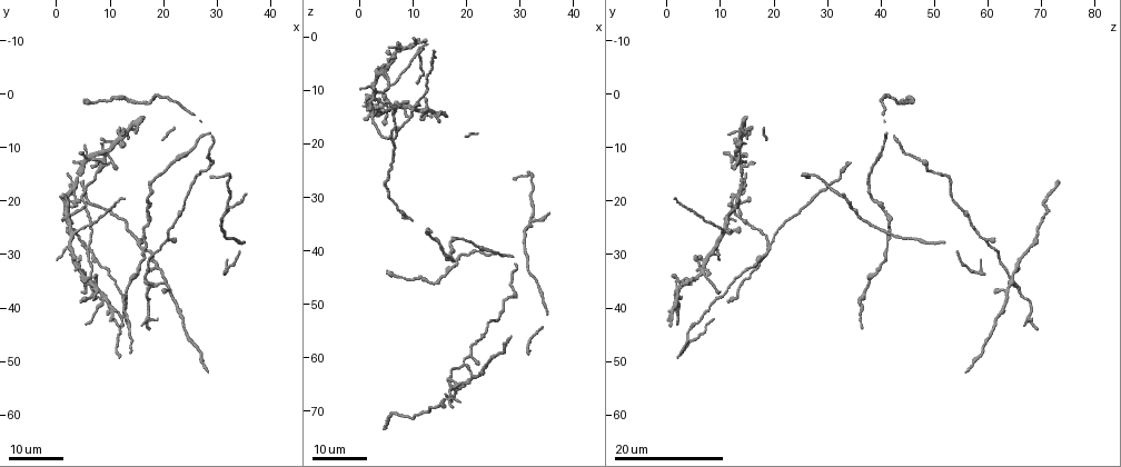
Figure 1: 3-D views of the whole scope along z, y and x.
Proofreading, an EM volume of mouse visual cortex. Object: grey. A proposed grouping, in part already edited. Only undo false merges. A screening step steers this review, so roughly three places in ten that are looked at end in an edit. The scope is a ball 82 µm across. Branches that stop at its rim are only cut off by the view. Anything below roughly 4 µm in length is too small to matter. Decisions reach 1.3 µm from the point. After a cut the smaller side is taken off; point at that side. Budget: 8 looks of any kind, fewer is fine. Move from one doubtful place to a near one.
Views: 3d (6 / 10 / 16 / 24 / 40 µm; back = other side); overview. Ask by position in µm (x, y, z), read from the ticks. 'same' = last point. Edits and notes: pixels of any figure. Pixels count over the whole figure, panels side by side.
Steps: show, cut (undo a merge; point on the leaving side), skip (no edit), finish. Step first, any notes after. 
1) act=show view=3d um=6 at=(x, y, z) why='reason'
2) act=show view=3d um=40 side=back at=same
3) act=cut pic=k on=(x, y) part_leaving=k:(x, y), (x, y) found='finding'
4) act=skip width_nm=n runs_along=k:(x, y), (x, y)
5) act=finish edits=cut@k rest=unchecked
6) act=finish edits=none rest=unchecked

act=show view=3d um=24 at=(5.0, 33.5, 7.0) why='branch point'

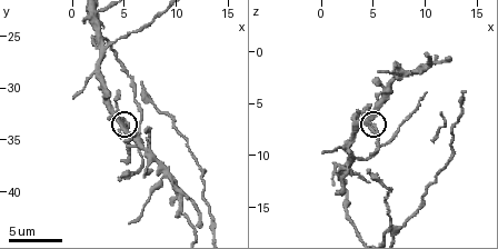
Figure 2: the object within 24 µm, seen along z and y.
act=show view=3d um=10 at=same

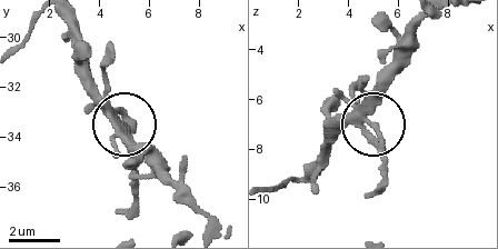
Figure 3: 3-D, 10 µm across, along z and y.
act=skip arms=3 found='all the same cell'

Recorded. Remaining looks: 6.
act=show view=3d um=24 at=(9.0, 38.0, 2.0)

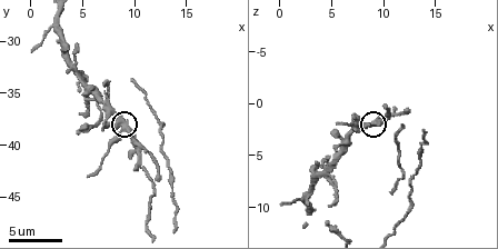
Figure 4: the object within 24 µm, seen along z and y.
act=show view=3d um=10 at=same

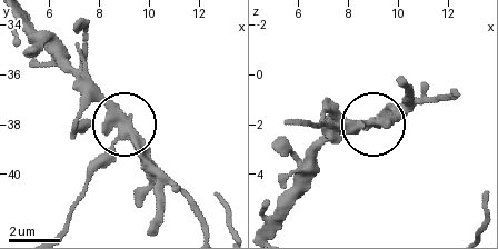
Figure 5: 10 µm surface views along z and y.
act=cut pic=5 on=(106, 161) part_leaving=5:(120, 130), (62, 229) found='two cells meet here'

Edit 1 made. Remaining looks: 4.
act=show view=3d um=16 at=(3.6, 25.8, 10.2) why='thin arm on a thick one'

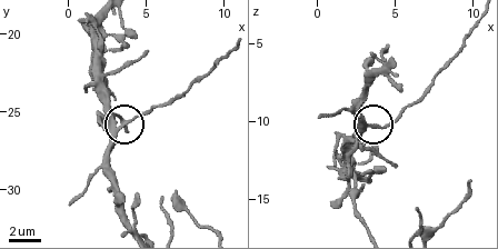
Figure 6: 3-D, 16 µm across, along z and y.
act=skip found='one cell here'

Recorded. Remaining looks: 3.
act=show view=3d um=24 at=(18.0, 35.5, 65.5) why='a fork'

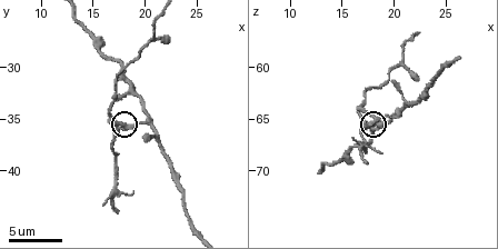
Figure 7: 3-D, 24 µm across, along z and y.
act=show view=3d um=10 at=same why='zoom in'

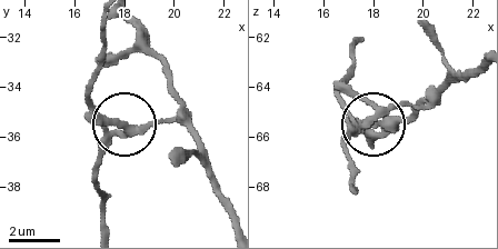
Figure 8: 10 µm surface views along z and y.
act=show view=3d um=10 side=back at=(17.8, 35.8, 65.4)

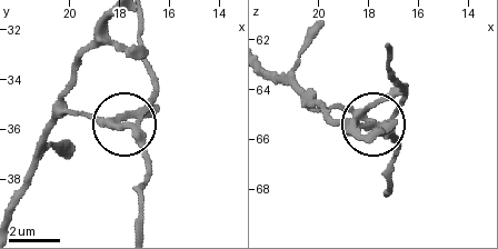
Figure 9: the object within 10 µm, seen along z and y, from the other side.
act=cut pic=9 on=(148, 98) arms=3 part_leaving=9:(137, 122), (156, 80), (137, 23) found='two cells meet here'

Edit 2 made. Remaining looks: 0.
act=finish edits=cut@5,cut@9 rest=unchecked

